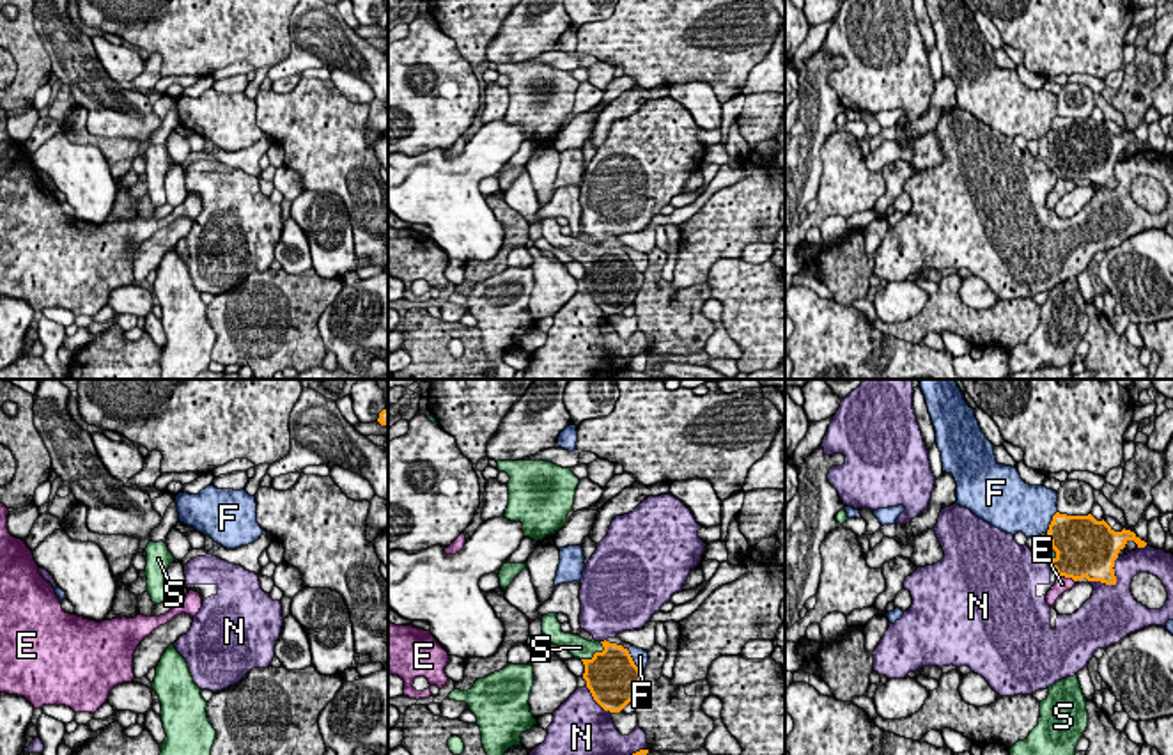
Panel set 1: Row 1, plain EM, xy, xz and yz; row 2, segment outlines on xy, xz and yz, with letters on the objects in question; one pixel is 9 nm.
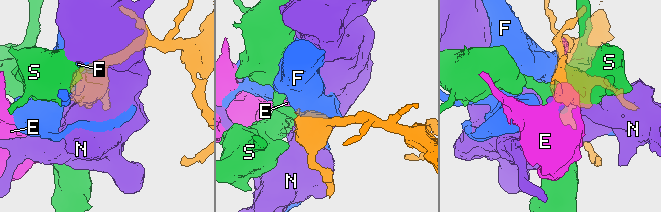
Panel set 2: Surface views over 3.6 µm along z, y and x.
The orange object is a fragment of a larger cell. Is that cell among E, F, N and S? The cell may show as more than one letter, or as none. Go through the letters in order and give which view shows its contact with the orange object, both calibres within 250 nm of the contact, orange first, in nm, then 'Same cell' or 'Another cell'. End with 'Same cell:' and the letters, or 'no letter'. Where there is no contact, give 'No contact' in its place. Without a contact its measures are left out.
E: Touches orange in yz. Thickness 440 nm (orange) against 130 nm. Another cell
F: Touches orange in xz. Thickness 480 nm (orange) against 140 nm. Another cell
N: Touches orange in yz. Thickness 340 nm (orange) against 440 nm. Another cell
S: Touches orange in xz. Thickness 480 nm (orange) against 190 nm. Same cell
Same cell: S

